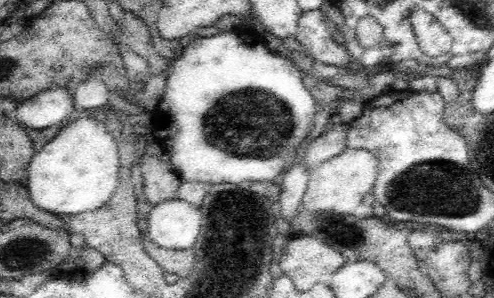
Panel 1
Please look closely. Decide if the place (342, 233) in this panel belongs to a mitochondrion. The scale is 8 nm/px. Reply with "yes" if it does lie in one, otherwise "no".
yes

